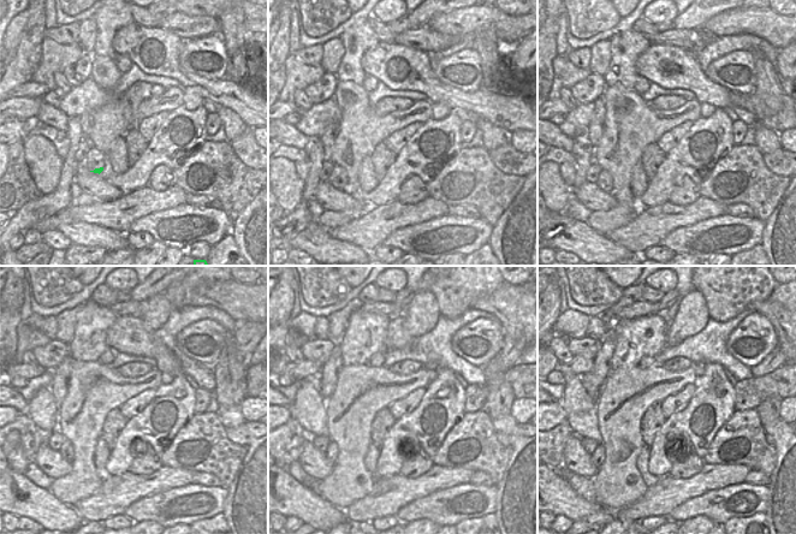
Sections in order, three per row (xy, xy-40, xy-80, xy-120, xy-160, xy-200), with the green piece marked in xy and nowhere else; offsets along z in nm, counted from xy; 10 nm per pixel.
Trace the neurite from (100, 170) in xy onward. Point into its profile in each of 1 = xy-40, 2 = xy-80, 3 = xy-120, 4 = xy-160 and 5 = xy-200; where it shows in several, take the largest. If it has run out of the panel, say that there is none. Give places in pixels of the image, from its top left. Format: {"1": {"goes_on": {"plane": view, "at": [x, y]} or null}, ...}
{"1": {"goes_on": {"plane": "xy-40", "at": [367, 178]}}, "2": {"goes_on": {"plane": "xy-80", "at": [639, 183]}}, "3": {"goes_on": {"plane": "xy-120", "at": [101, 454]}}, "4": {"goes_on": {"plane": "xy-160", "at": [373, 452]}}, "5": {"goes_on": {"plane": "xy-200", "at": [642, 462]}}}

